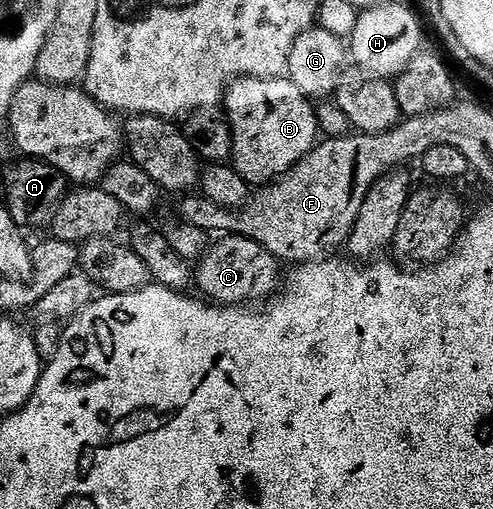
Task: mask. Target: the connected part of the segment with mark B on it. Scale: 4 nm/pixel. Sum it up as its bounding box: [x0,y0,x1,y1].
[223,77,317,185]

